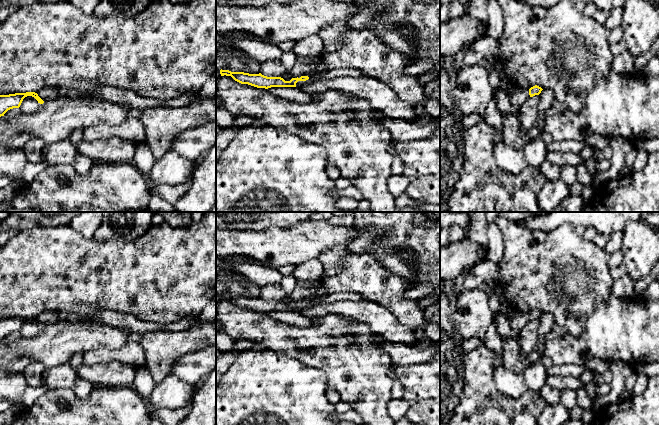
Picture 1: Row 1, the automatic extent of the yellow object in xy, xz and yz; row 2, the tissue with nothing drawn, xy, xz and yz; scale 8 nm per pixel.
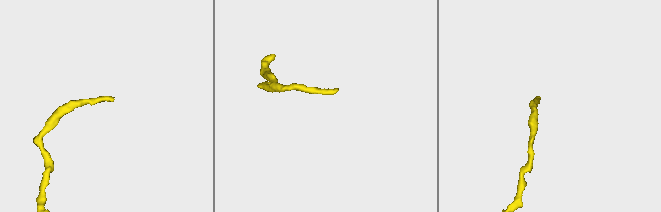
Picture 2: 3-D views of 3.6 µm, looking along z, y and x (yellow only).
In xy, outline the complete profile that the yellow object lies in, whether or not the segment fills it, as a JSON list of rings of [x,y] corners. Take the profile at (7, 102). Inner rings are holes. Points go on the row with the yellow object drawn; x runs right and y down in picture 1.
[[[35,92],[0,95],[0,117],[4,116],[4,114],[10,109],[19,108],[23,99],[27,96],[34,97],[40,104],[44,103],[44,101]]]

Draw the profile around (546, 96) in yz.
[[[543,89],[539,94],[540,101],[538,103],[538,112],[546,113],[552,108],[552,103],[555,99],[554,94],[549,89]]]

